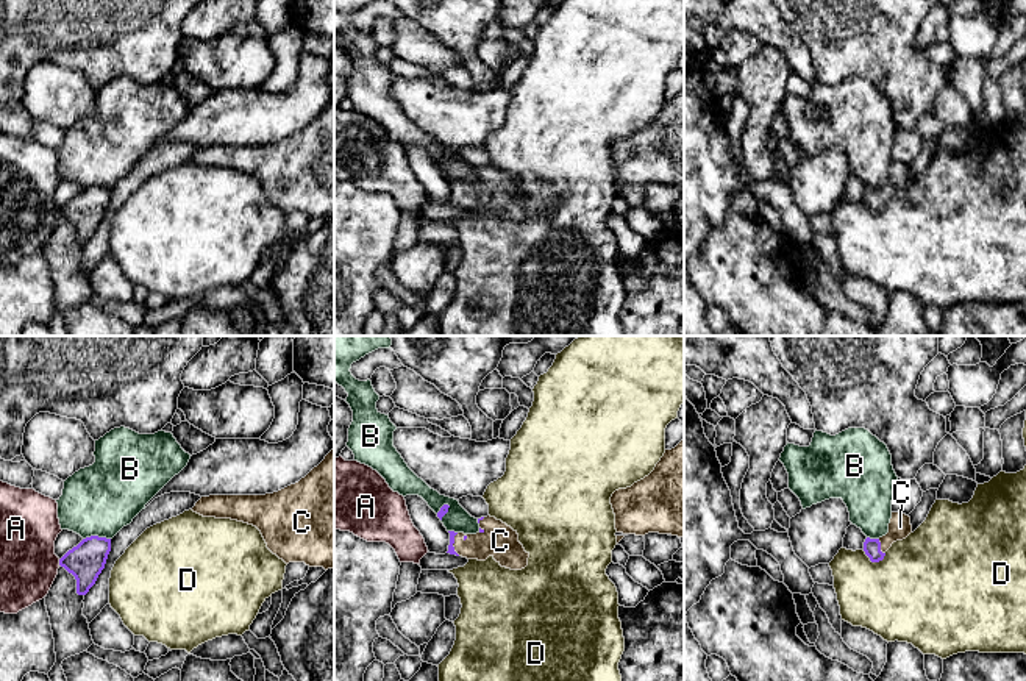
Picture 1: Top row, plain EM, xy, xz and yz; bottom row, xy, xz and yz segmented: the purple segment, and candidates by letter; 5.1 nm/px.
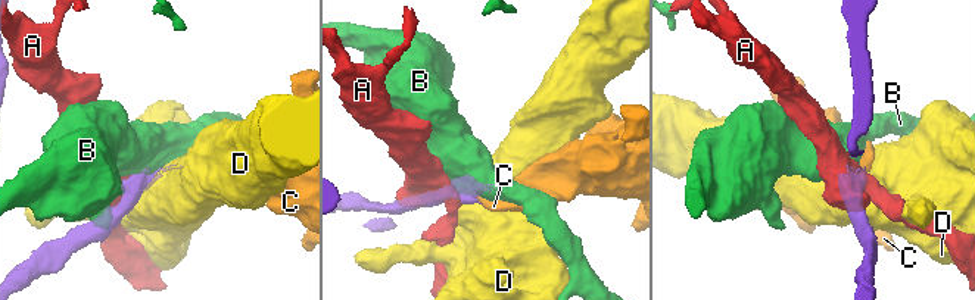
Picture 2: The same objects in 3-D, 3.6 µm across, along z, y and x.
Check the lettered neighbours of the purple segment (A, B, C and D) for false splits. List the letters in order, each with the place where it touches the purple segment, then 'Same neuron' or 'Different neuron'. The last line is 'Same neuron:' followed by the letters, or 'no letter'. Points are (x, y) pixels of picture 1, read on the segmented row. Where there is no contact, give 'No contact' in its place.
A: Touches purple at xy (60, 563). Different neuron
B: Touches purple at xy (96, 536). Different neuron
C: Touches purple at yz (879, 547). Same neuron
D: Touches purple at yz (873, 561). Different neuron
Same neuron: C

